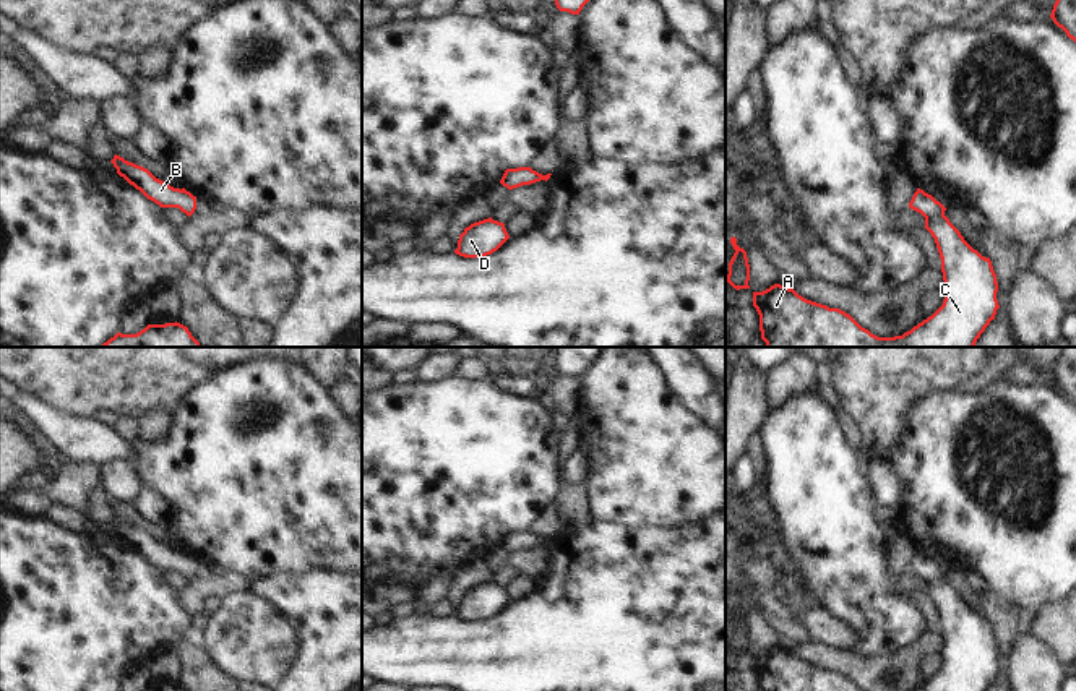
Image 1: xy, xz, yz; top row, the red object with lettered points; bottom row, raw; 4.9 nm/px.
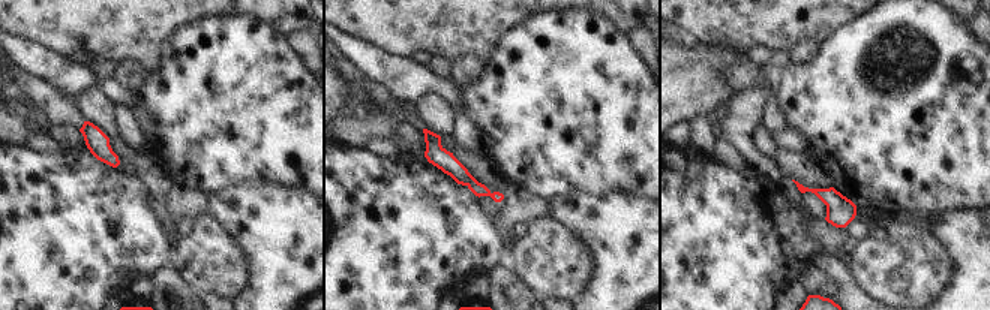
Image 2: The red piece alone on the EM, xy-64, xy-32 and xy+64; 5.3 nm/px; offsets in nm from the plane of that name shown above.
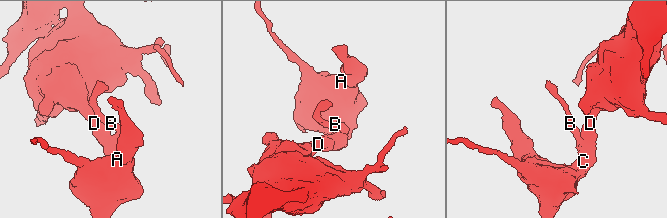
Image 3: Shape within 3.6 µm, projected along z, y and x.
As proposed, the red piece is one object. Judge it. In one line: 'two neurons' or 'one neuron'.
one neuron

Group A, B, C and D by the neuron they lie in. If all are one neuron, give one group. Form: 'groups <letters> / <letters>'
groups A B C D

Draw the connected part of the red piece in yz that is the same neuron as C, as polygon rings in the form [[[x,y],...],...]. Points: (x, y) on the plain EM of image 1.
[[[917,552],[909,571],[925,581],[935,602],[945,659],[943,668],[914,691],[987,691],[1000,672],[998,646],[990,621],[982,620],[945,579],[946,571]]]

